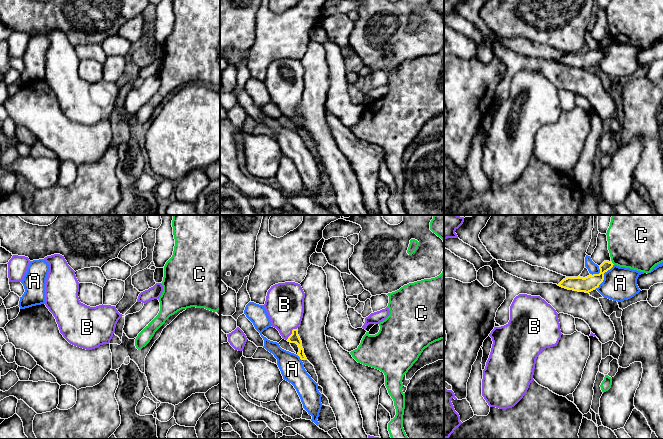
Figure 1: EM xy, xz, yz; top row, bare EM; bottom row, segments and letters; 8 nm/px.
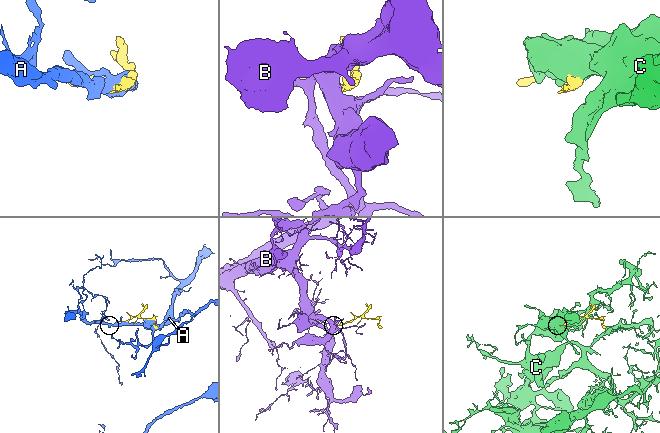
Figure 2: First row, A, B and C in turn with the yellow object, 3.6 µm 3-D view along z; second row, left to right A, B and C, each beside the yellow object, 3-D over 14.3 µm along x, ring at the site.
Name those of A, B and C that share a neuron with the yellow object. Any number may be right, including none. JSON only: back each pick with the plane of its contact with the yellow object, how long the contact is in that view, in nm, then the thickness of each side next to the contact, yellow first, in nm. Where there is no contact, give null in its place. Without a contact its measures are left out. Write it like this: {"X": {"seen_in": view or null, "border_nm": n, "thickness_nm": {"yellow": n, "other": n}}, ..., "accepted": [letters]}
{"B": {"seen_in": "xz", "border_nm": 140, "thickness_nm": {"yellow": 80, "other": 320}}, "accepted": ["B"]}

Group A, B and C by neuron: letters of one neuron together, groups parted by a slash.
A / B / C

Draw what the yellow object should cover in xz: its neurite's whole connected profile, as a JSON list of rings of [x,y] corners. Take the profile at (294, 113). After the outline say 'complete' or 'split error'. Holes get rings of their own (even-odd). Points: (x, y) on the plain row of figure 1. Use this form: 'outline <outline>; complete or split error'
outline [[[295,58],[278,59],[268,66],[263,81],[272,103],[276,104],[283,115],[296,119],[301,136],[307,136],[302,117],[298,111],[304,89],[305,69],[300,60]]]; split error

